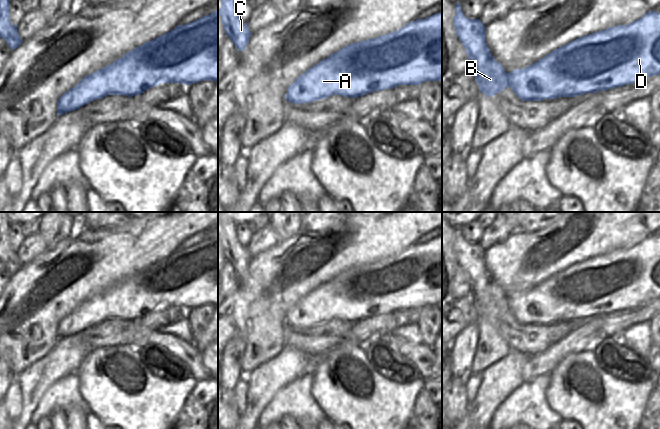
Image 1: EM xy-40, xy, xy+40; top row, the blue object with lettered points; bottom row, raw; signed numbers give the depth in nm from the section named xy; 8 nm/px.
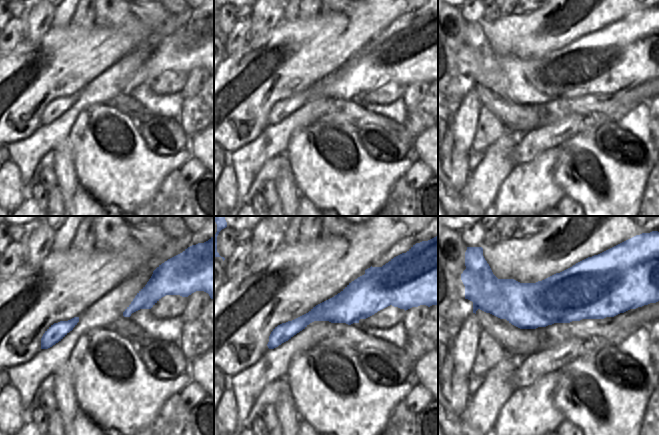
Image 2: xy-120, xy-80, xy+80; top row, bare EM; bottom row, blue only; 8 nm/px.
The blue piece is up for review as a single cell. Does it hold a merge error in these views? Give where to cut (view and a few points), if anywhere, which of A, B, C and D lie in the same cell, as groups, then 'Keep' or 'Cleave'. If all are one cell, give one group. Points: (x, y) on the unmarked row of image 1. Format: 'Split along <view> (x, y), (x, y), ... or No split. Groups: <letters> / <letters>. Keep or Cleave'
No split. Groups: A B C D. Keep

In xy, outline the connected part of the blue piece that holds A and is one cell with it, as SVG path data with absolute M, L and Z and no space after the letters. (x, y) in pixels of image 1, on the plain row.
M442 236L412 245L392 257L352 267L320 285L287 312L286 324L298 329L332 319L363 320L400 309L442 305Z

